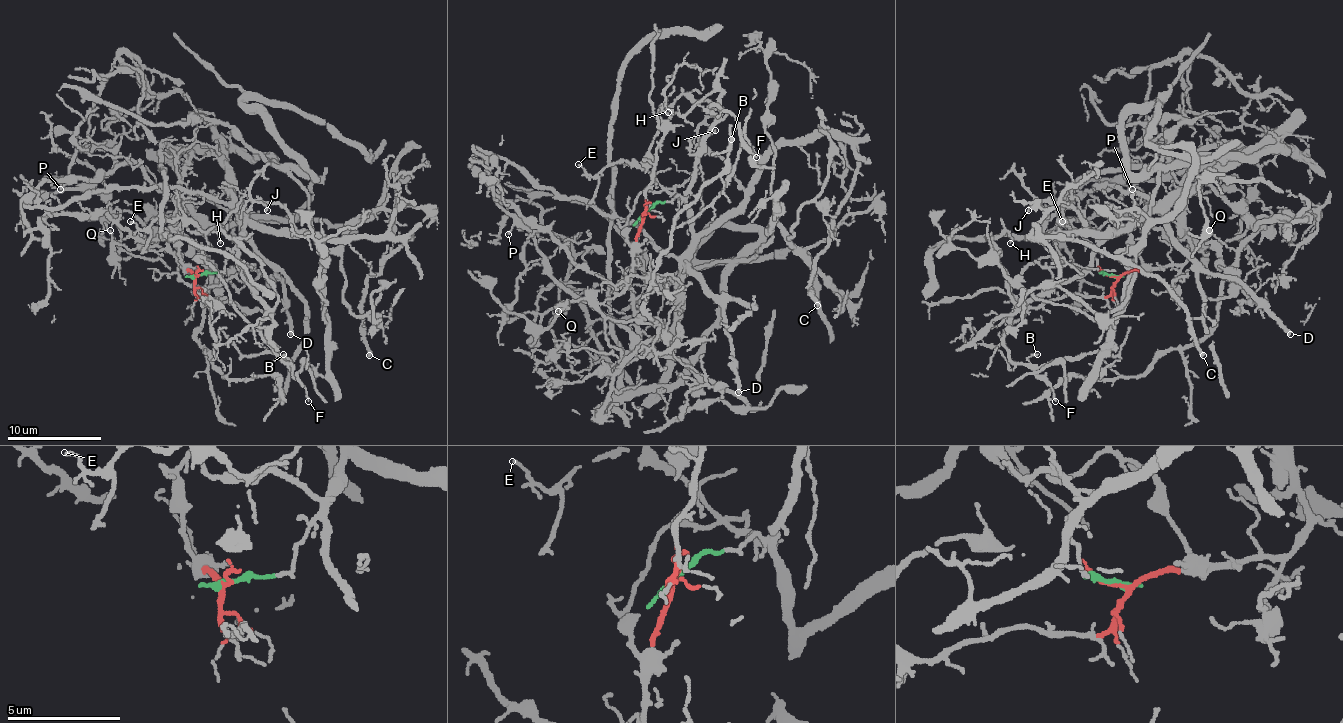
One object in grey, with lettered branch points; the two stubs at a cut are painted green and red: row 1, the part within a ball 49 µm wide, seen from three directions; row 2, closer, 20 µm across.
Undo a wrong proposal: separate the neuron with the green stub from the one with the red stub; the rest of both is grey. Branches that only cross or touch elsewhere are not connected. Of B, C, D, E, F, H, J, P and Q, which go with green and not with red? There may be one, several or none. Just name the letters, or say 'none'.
B, C, D, E, F, H, J

